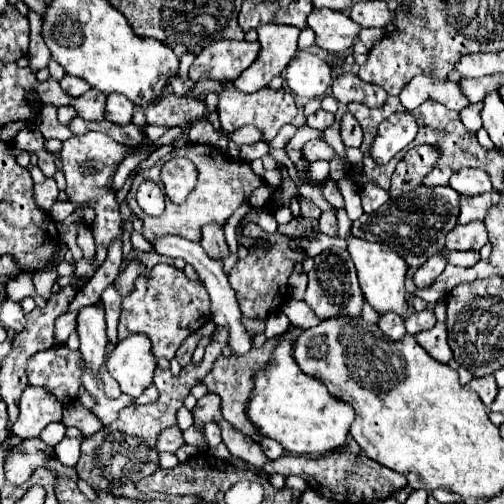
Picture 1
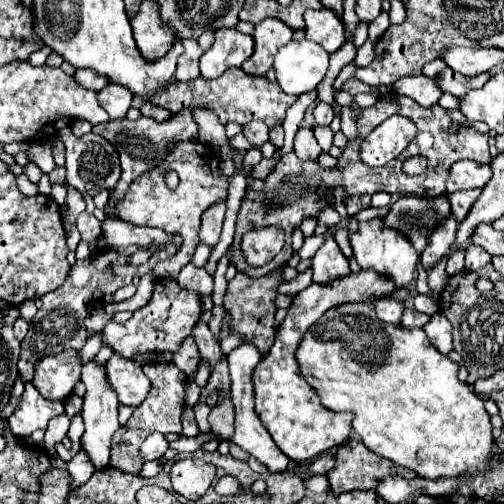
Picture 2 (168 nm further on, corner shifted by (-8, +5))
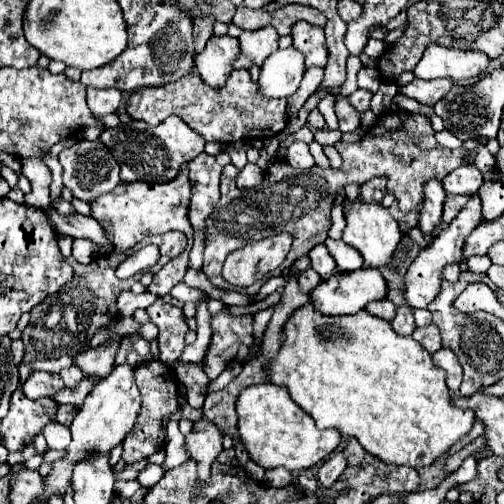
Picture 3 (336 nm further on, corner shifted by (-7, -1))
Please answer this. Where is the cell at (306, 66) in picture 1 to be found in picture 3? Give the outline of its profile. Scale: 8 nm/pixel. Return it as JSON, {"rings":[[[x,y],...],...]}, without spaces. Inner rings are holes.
{"rings":[[[293,46],[277,50],[267,56],[257,80],[257,96],[261,98],[289,98],[301,84],[305,74],[305,58]]]}

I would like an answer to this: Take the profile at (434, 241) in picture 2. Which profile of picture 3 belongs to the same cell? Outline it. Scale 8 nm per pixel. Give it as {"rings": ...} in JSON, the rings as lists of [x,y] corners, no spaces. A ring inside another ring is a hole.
{"rings":[[[431,180],[425,188],[423,204],[421,204],[421,218],[419,218],[419,228],[425,234],[425,240],[431,242],[431,230],[441,222],[441,212],[443,212],[443,200],[445,200],[445,190],[439,180]]]}

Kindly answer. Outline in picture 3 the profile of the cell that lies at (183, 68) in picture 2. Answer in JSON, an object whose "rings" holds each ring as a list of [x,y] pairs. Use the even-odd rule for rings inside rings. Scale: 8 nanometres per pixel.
{"rings":[[[201,16],[201,18],[195,18],[193,20],[193,36],[195,36],[195,50],[201,52],[203,46],[207,44],[207,40],[211,38],[213,34],[213,24],[215,24],[215,18],[213,16]]]}

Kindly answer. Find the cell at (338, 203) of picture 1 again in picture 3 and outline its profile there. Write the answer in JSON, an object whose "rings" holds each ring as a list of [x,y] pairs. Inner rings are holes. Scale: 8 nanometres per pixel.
{"rings":[[[371,178],[365,184],[361,184],[361,198],[367,202],[381,202],[387,194],[387,178]]]}

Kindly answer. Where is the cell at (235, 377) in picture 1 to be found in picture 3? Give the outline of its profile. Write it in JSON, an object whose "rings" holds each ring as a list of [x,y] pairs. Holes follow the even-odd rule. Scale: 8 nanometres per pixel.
{"rings":[[[203,418],[195,422],[193,430],[185,436],[185,450],[189,452],[189,460],[197,464],[199,472],[203,470],[209,474],[211,464],[223,450],[221,442],[223,442],[223,434],[217,430],[215,424]]]}

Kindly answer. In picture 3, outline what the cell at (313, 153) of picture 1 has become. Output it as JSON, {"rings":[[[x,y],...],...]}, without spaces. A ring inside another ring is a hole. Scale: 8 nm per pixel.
{"rings":[[[293,142],[285,154],[285,160],[297,170],[307,170],[315,166],[315,160],[309,154],[309,146],[305,142]]]}

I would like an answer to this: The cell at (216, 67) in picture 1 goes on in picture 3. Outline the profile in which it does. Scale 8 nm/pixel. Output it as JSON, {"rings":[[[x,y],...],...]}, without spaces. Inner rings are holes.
{"rings":[[[211,36],[205,50],[195,56],[195,68],[205,84],[221,88],[233,66],[231,62],[239,56],[239,40],[231,36]]]}

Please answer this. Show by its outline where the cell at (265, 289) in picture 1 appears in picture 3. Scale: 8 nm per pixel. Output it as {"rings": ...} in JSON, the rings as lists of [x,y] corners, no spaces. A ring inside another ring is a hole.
{"rings":[[[227,306],[213,316],[211,328],[213,338],[207,348],[207,354],[201,362],[203,372],[209,376],[209,380],[217,380],[217,376],[233,362],[237,356],[237,348],[241,344],[253,346],[253,316],[231,316],[227,314]]]}

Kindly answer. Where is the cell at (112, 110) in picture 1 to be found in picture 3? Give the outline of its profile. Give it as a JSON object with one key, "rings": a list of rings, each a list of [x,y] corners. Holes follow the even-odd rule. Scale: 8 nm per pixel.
{"rings":[[[87,88],[87,106],[95,116],[115,112],[119,102],[121,102],[121,92],[115,88],[105,88],[105,90]]]}

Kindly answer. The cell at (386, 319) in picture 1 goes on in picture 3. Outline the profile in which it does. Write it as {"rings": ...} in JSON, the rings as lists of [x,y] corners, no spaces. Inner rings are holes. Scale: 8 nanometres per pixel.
{"rings":[[[375,300],[371,304],[367,304],[365,308],[371,316],[377,316],[377,318],[383,318],[383,320],[391,320],[395,316],[395,304],[389,302],[389,300]]]}

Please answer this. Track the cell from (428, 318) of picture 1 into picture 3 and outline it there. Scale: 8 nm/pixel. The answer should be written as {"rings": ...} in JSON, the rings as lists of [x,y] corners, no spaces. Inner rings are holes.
{"rings":[[[399,306],[395,318],[391,320],[391,326],[399,336],[411,336],[411,332],[415,330],[413,310],[409,306]]]}

